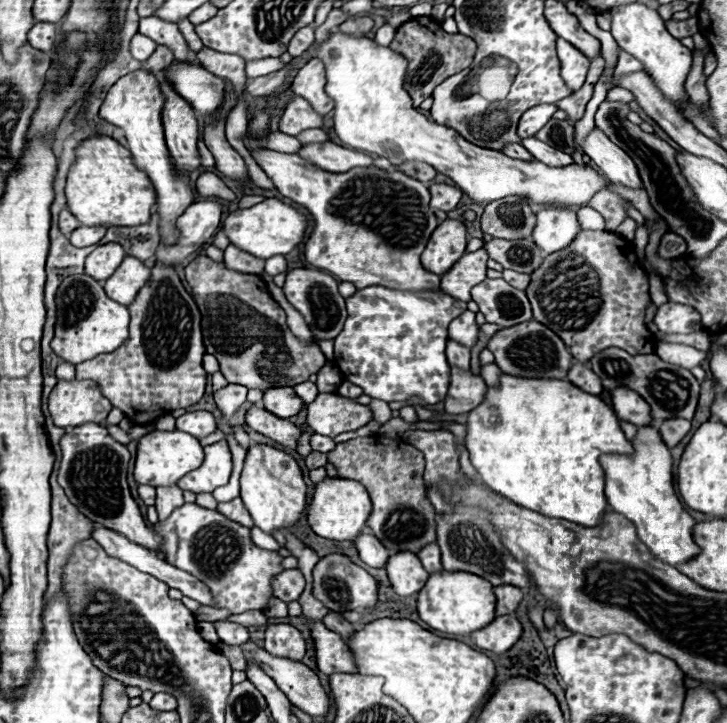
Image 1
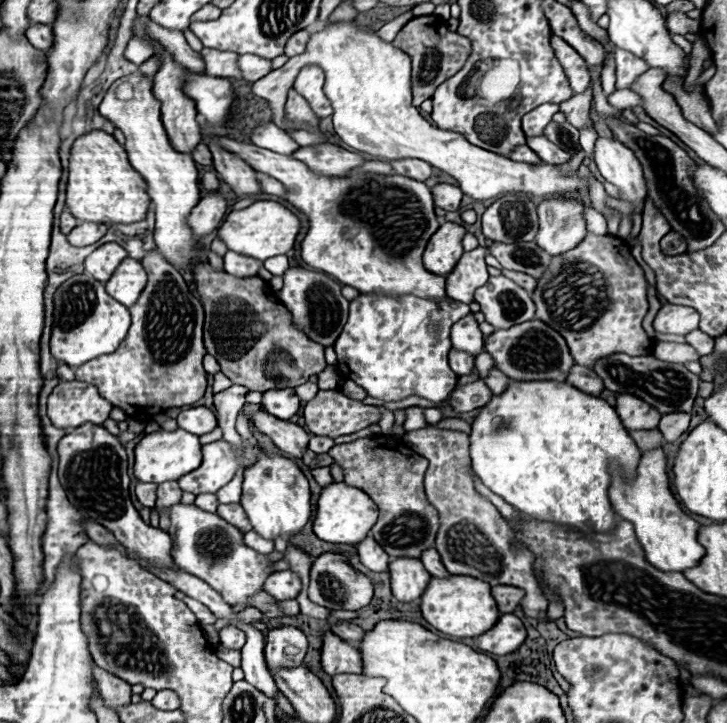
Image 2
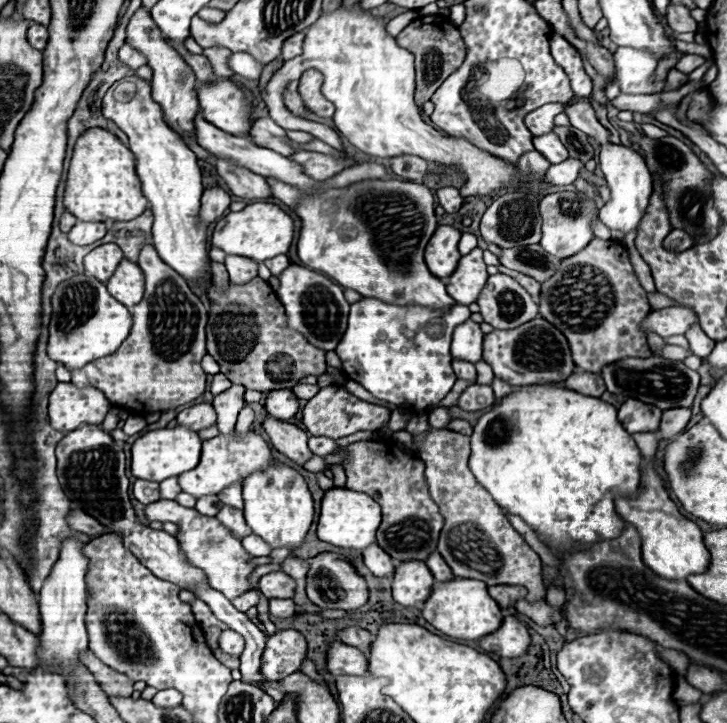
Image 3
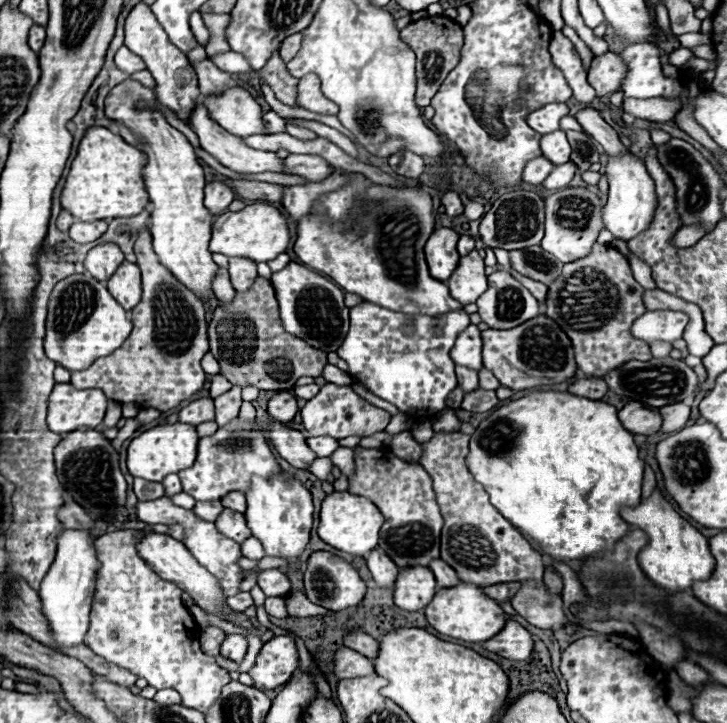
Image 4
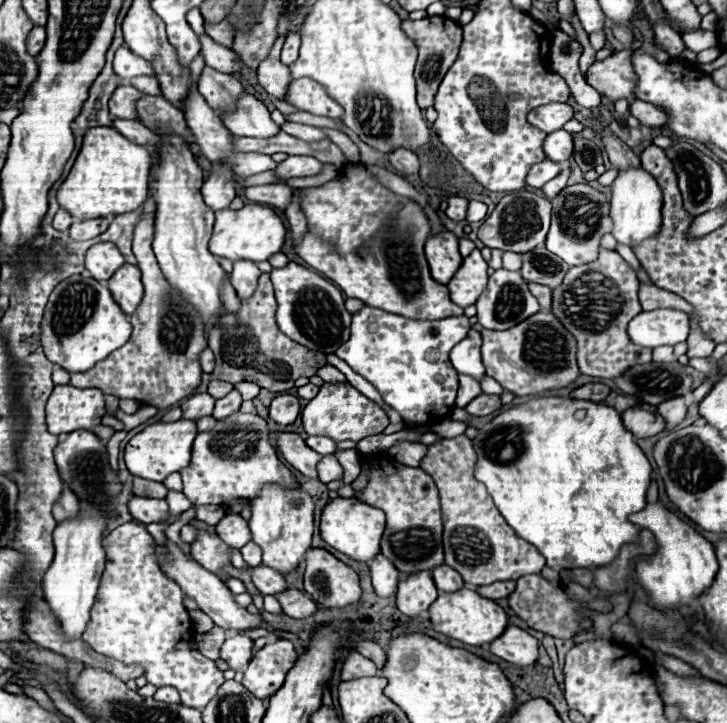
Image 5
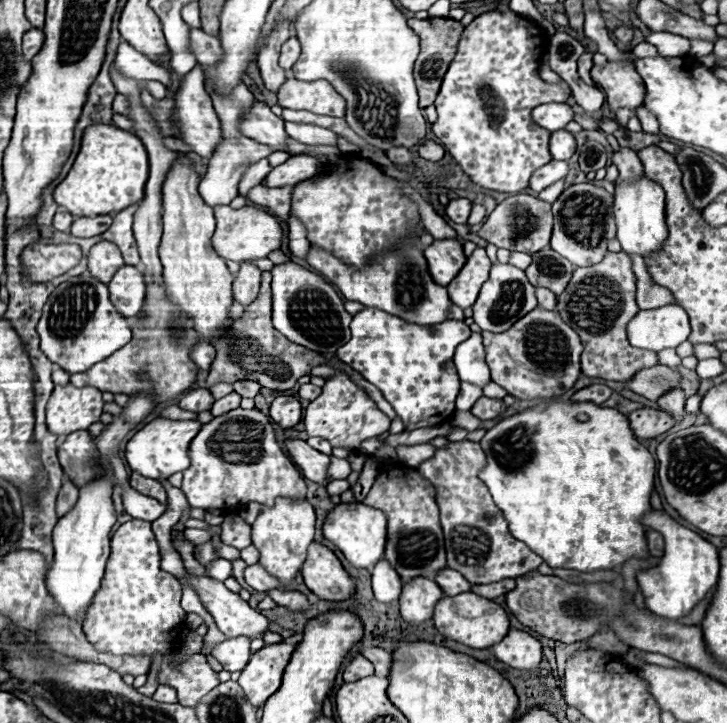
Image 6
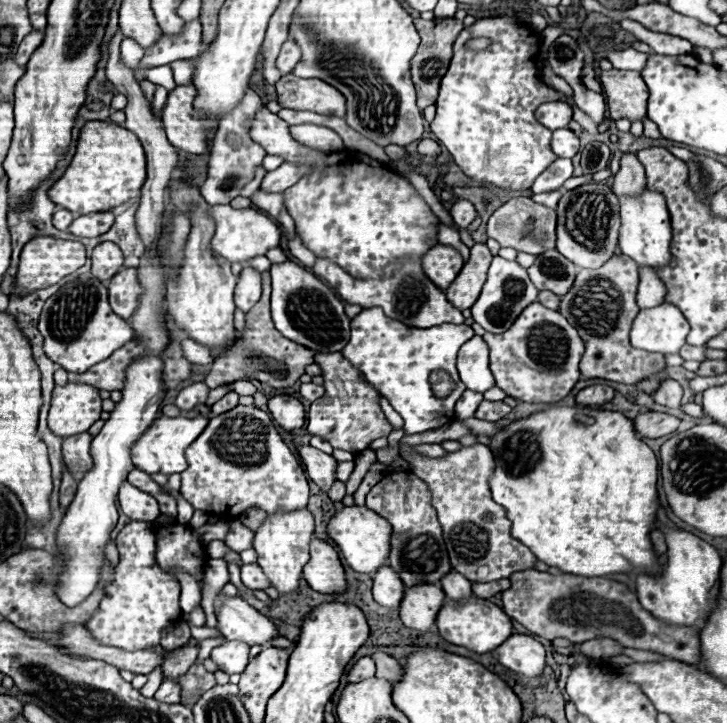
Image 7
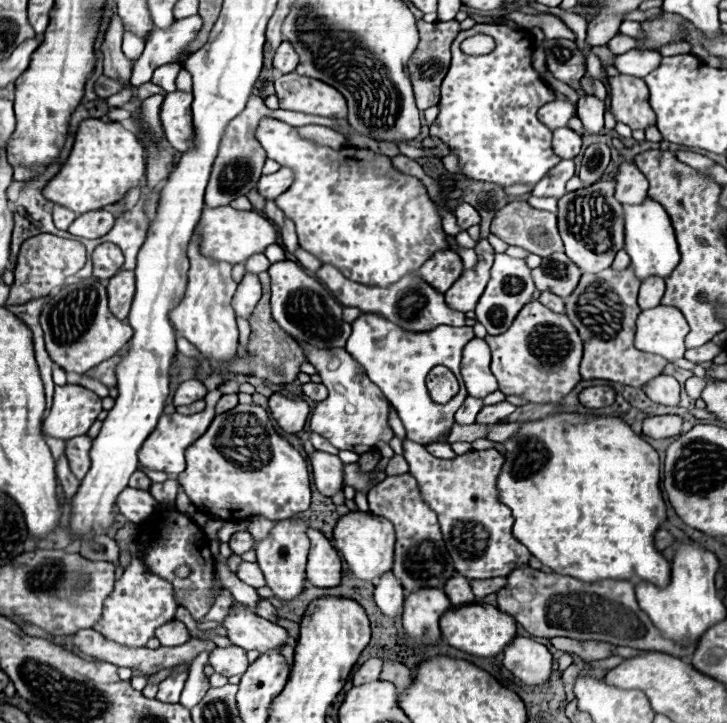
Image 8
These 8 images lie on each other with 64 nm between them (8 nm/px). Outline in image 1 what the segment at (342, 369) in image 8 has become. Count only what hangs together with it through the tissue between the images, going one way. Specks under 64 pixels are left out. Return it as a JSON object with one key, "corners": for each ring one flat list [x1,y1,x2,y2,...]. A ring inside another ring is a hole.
{"corners":[[318,394,318,398,308,404,308,426,322,436,338,436,342,432,358,430,368,424,374,416,368,406,356,404,338,394]]}

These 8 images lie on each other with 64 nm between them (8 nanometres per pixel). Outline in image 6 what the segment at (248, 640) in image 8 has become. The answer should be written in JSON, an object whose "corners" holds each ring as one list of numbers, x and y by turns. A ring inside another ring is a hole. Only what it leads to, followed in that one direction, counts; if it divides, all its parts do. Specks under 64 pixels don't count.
{"corners":[[186,572,188,584,196,590,202,606,212,614,218,628,226,634,226,638,248,636,260,638,262,632,268,630,268,620,252,610,248,602,240,600,238,594,230,592,222,582,210,578,208,574,196,576]]}

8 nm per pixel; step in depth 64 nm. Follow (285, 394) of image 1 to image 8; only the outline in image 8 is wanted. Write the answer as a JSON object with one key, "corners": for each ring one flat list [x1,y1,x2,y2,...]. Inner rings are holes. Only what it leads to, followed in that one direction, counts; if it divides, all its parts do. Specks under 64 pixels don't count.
{"corners":[[280,392,268,398,268,408,272,412,272,418,278,422,278,426,288,434,304,430,308,414,310,414,310,408,302,398,284,396]]}

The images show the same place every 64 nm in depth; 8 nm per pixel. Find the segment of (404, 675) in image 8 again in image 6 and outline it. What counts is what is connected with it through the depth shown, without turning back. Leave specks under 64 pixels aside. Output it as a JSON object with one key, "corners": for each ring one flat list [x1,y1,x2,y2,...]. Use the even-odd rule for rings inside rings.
{"corners":[[370,646,370,648,362,648,362,654,374,662,376,666,376,676,388,676,390,672,390,664,392,664,392,656,382,650,382,648,376,648,376,646]]}

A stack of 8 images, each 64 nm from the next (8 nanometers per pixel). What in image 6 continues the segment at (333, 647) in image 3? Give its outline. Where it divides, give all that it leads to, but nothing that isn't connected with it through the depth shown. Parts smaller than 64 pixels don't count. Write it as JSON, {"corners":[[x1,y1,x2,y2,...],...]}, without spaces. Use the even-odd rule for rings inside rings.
{"corners":[[356,654,350,660,350,664,344,668,342,678,344,678,344,682,356,682,356,680,360,680,364,676,372,676,372,674,374,674,374,664,370,660,366,660,364,656]]}

